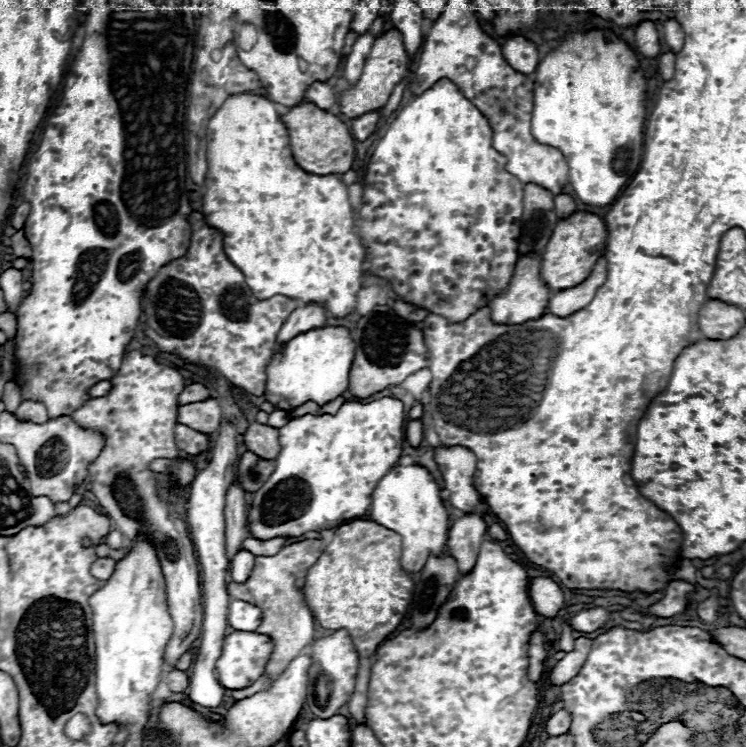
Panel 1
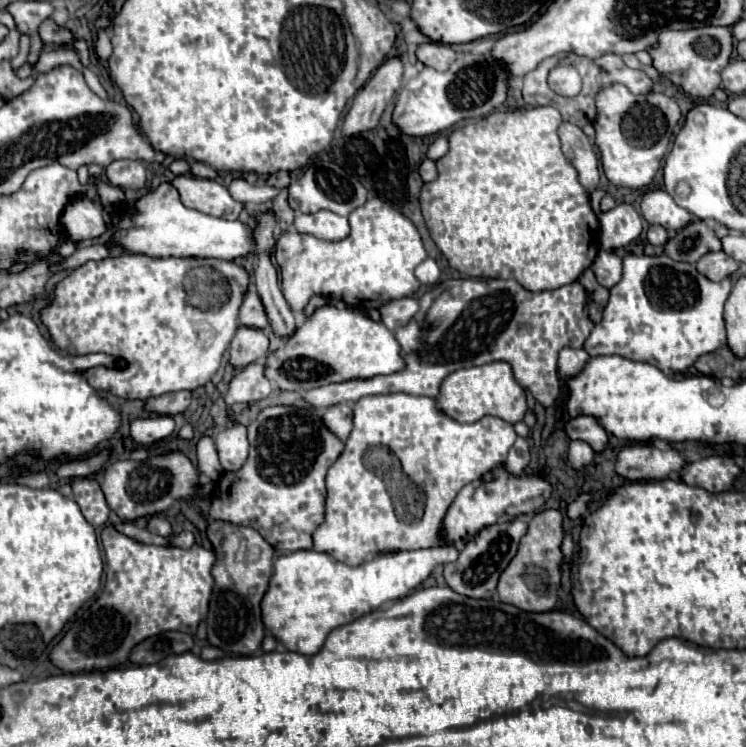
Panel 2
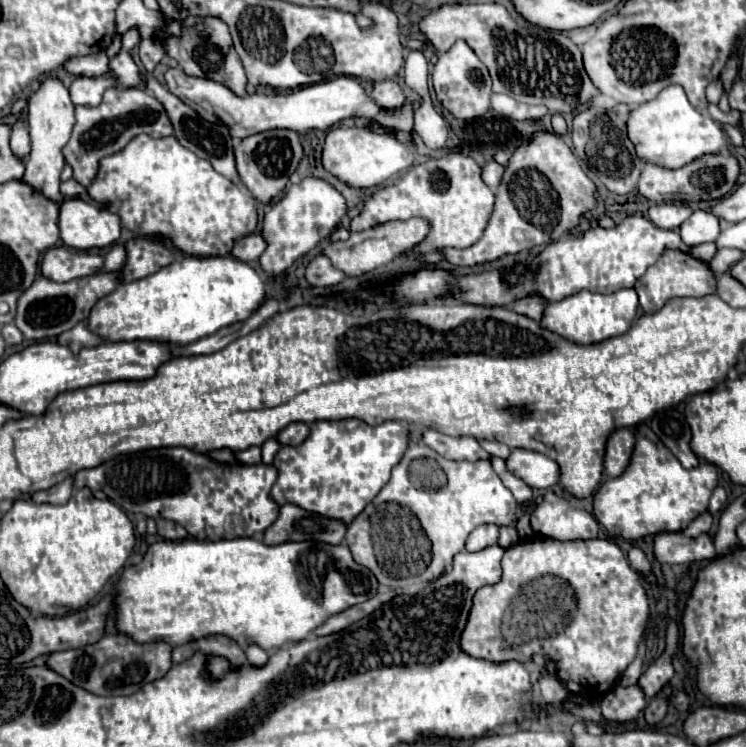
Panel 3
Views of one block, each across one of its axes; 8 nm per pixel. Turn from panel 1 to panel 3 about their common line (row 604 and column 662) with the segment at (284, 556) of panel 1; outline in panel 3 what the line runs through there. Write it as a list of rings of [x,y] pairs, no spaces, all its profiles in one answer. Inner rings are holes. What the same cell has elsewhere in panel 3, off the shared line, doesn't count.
[[[664,252],[662,258],[650,266],[644,276],[640,276],[636,280],[636,292],[640,296],[640,306],[646,314],[654,314],[658,312],[668,300],[672,298],[686,298],[686,296],[706,296],[716,292],[716,280],[710,274],[710,270],[706,268],[706,264],[698,258],[694,258],[692,254],[684,254],[684,252]]]

